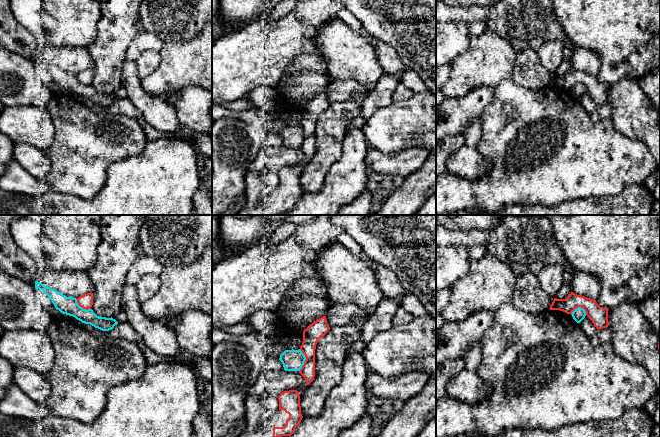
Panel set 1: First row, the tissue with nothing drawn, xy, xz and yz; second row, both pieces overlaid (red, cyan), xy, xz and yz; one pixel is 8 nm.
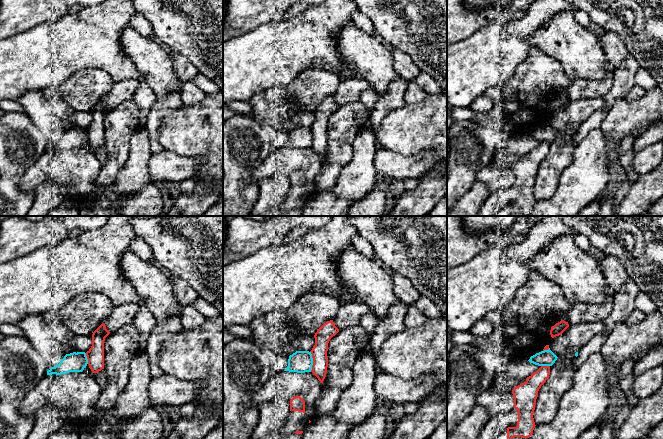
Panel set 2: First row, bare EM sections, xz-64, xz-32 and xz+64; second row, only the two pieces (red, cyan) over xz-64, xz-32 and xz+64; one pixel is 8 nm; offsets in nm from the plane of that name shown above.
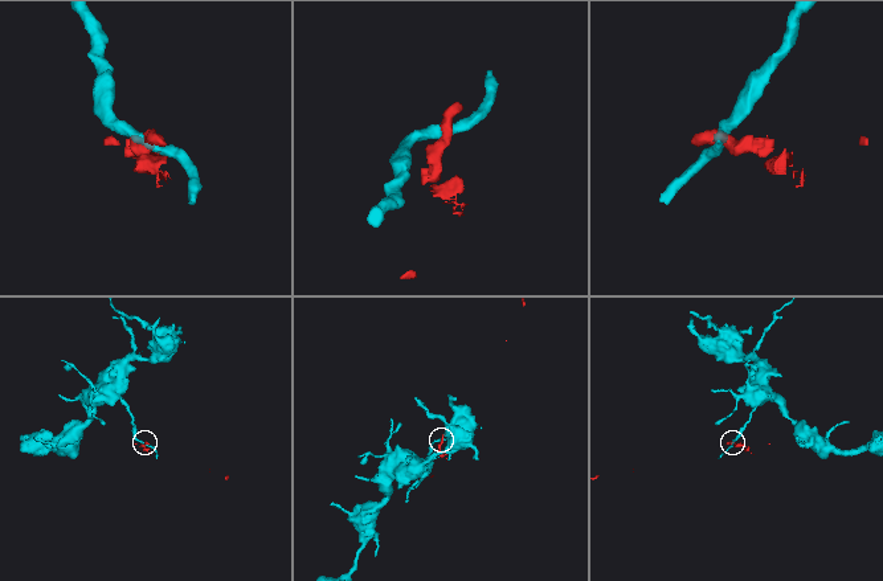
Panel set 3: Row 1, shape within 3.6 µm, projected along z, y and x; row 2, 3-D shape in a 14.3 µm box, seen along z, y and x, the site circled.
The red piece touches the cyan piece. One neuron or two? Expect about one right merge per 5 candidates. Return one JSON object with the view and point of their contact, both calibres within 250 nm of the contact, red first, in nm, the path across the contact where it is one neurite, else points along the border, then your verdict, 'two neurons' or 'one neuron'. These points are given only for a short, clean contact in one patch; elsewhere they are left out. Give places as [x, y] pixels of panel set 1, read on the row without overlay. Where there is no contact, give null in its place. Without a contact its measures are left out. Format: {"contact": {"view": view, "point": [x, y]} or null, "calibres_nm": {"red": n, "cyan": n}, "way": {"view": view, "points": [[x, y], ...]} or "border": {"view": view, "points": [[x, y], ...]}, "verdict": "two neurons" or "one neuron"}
{"contact": {"view": "xz", "point": [305, 136]}, "calibres_nm": {"red": 140, "cyan": 170}, "border": {"view": "xz", "points": [[300, 125], [305, 133], [305, 137], [299, 147]]}, "verdict": "two neurons"}

